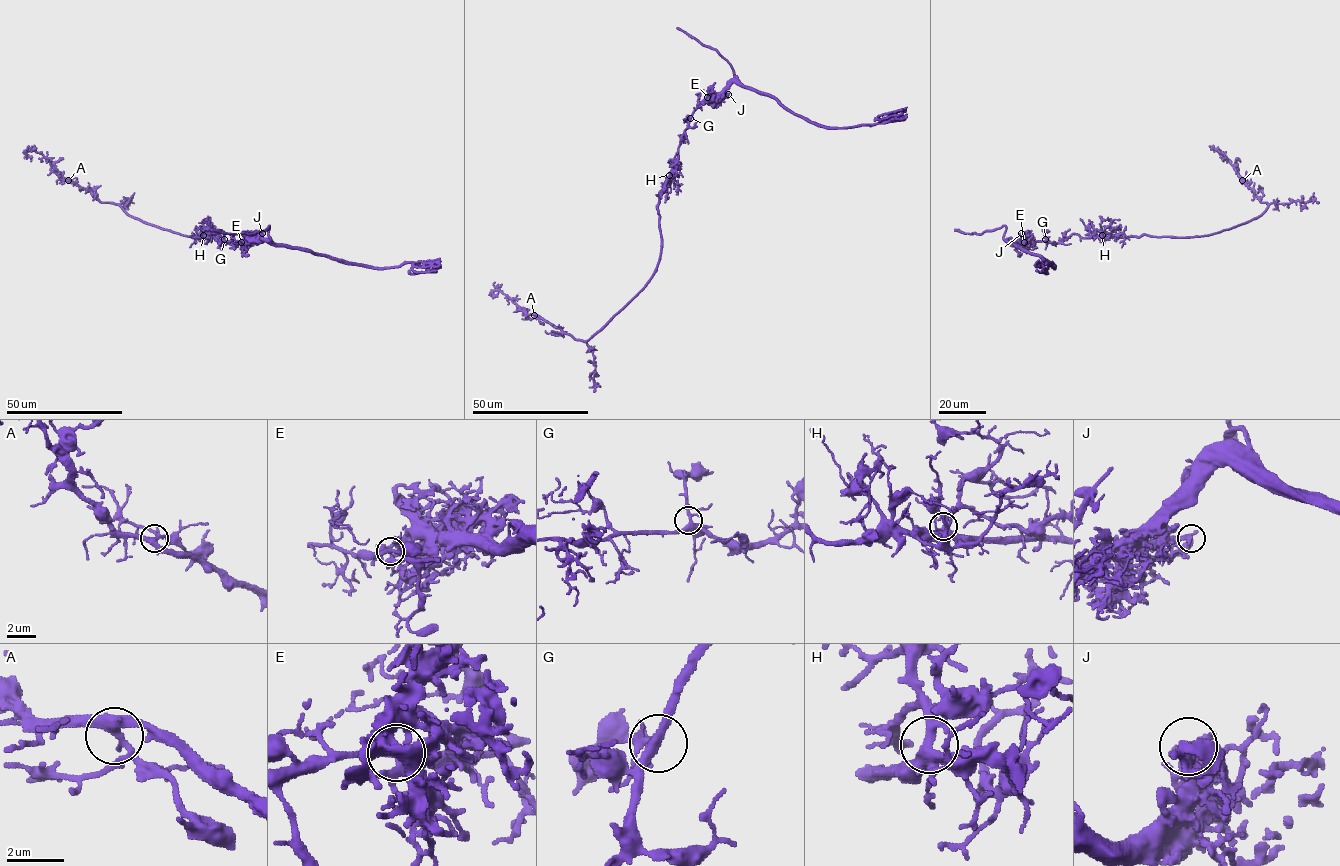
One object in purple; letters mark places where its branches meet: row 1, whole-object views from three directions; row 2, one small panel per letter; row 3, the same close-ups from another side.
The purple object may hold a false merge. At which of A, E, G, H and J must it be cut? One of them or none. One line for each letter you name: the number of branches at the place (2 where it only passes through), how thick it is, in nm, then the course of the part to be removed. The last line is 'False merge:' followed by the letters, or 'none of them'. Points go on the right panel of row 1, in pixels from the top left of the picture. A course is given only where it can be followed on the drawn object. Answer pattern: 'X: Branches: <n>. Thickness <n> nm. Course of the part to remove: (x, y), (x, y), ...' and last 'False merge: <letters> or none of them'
E: Branches: 6. Thickness 300 nm. Course of the part to remove: (1023, 242), (1057, 243), (1072, 234), (1197, 237), (1247, 223), (1267, 205), (1218, 150), (1223, 161)
False merge: E

